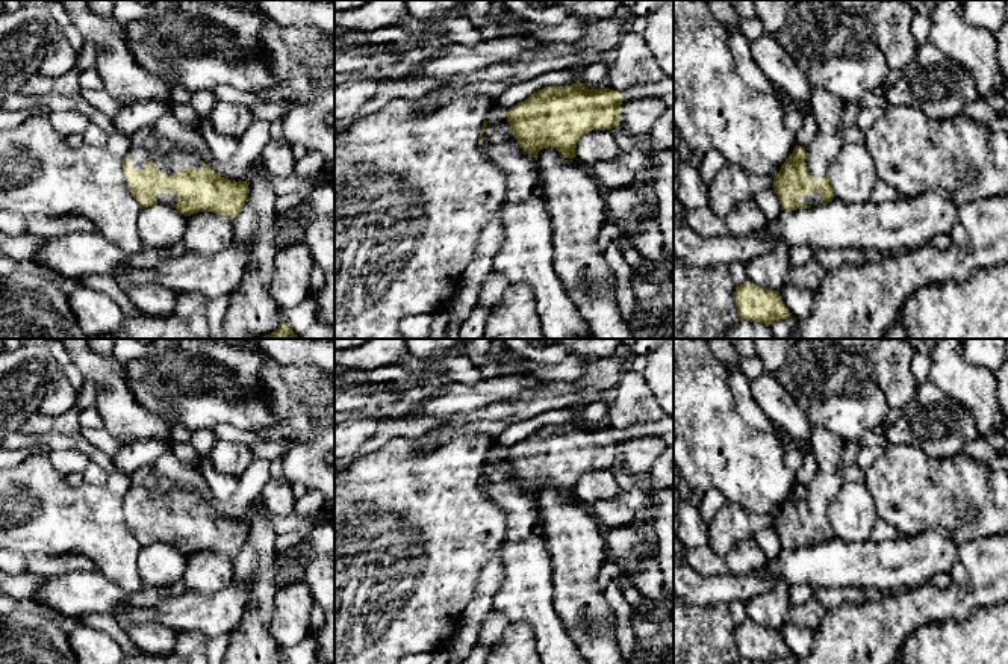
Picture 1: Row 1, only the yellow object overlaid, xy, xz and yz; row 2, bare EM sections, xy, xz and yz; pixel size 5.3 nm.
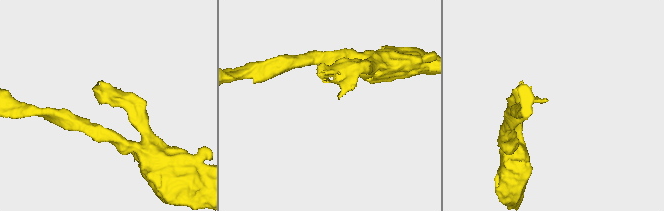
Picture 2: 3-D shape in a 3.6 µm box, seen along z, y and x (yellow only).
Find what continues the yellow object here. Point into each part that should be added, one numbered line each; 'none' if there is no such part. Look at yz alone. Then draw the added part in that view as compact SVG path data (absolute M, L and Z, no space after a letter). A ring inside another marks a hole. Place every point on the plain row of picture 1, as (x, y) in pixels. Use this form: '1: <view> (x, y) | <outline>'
1: yz (815, 537) | M814 531L814 532L805 532L802 537L798 537L798 541L805 545L819 545L820 538L822 538L820 531Z

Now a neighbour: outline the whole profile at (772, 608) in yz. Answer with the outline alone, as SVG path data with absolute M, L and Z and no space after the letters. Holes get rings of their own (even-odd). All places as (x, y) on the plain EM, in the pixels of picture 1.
M781 582L776 587L754 596L746 602L746 611L751 622L767 629L779 629L792 619L787 585Z

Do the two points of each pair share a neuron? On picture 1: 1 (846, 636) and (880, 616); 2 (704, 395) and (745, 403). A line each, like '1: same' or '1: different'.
1: same
2: different

